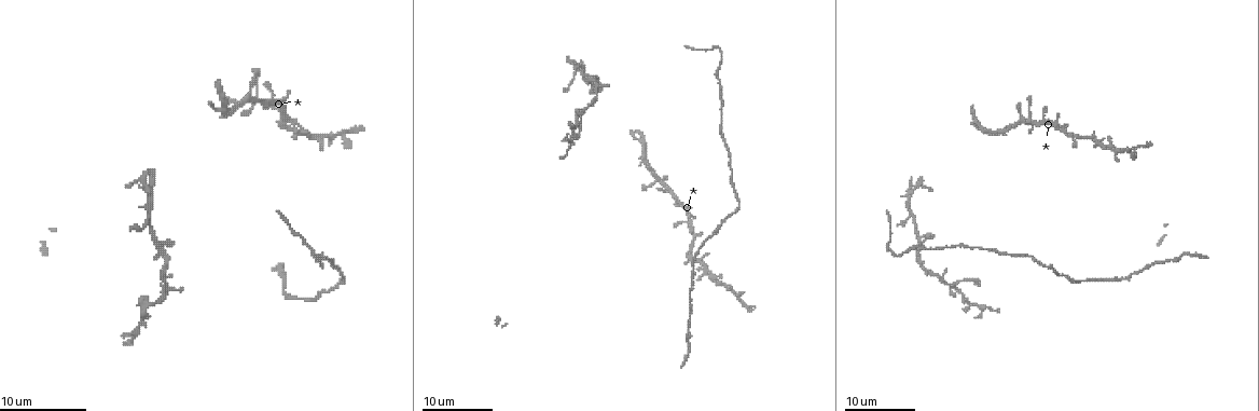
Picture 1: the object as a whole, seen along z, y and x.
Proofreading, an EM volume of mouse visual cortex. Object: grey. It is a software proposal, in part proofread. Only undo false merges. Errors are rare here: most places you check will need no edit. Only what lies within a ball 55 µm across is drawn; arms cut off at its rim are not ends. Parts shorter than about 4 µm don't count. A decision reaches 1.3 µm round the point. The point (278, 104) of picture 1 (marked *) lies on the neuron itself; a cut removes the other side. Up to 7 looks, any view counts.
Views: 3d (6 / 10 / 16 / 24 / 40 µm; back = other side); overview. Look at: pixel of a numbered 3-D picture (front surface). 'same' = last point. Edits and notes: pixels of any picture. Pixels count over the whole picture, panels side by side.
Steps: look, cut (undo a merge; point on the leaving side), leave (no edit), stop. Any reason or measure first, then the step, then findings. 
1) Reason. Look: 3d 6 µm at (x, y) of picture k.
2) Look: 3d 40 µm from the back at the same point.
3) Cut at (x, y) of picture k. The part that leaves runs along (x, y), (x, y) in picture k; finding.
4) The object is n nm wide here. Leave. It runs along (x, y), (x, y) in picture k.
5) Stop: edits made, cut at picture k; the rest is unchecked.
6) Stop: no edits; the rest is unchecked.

Looks like a crossing. Look: 3d 16 µm at (1028, 121) of picture 1.

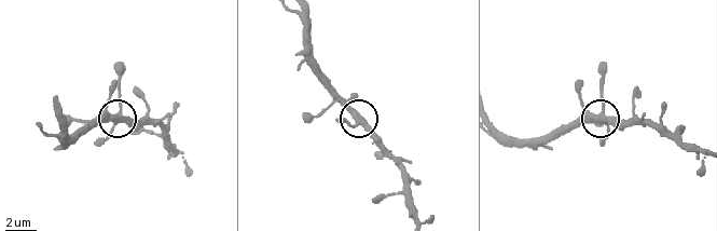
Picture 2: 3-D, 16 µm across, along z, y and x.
Zoom in. Look: 3d 10 µm at (603, 114) of picture 2.

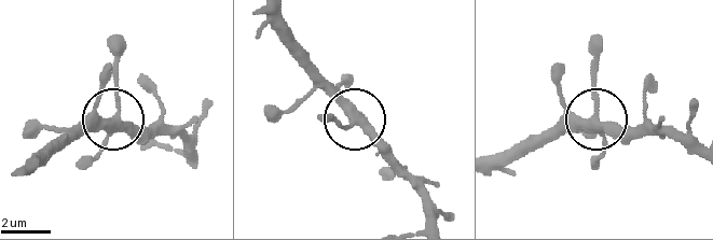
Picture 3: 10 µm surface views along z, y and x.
Look: 3d 6 µm at (359, 115) of picture 3.

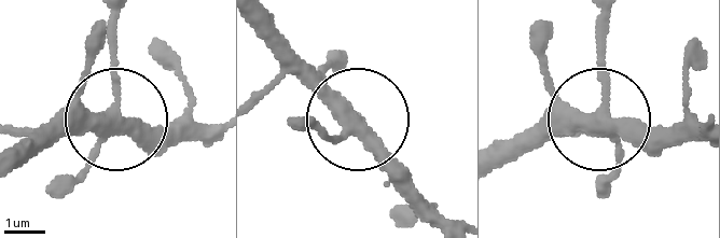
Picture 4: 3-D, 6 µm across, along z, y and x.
Leave. It runs along (208, 142), (126, 131), (115, 111), (115, 18) in picture 4; continuous, no second neuron.

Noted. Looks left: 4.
Look: 3d 24 µm at (1154, 262) of picture 1.

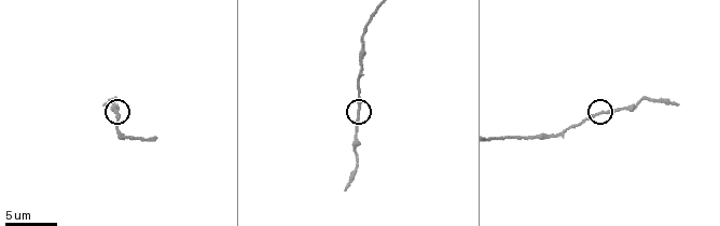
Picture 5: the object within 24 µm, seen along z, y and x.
Look: 3d 10 µm at (357, 113) of picture 5.

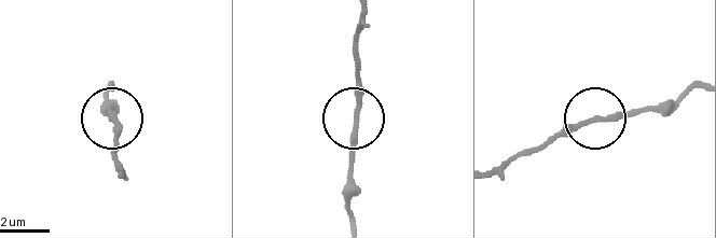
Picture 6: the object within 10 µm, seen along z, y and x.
Leave. Continuous, no second neuron.

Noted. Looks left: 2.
Three arms meet. Look: 3d 16 µm at (572, 142) of picture 1.

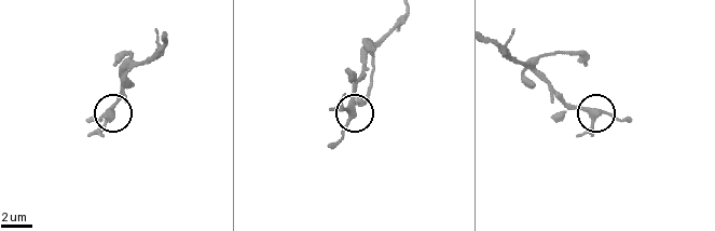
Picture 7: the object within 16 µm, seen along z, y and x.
Look: 3d 10 µm at (350, 116) of picture 7.

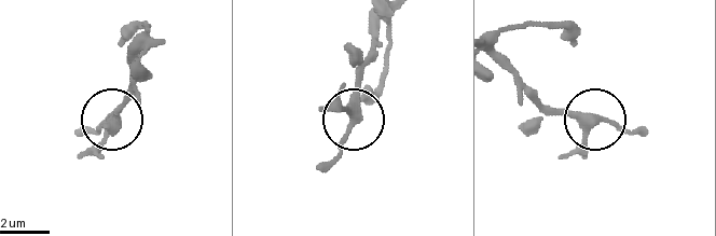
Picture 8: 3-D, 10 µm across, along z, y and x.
Leave. It runs along (492, 51), (547, 105), (644, 136) in picture 8; one neuron here.

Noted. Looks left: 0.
Stop: no edits; the rest is unchecked.

